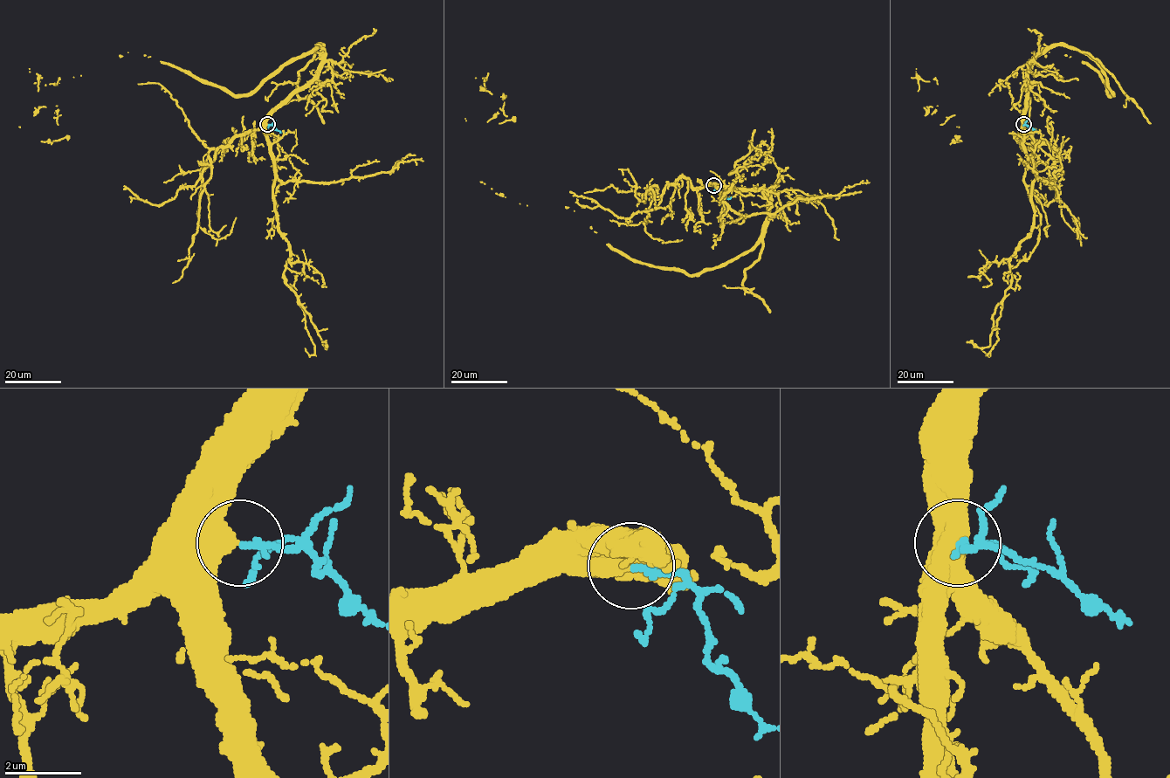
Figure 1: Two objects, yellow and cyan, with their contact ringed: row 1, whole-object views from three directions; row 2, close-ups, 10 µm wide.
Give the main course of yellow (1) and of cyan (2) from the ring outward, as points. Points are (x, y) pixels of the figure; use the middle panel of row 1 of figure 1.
1: (713, 185), (768, 195), (750, 250), (691, 275), (634, 261), (568, 207), (519, 203), (482, 182), (484, 79)
2: (713, 185), (723, 196), (731, 196)

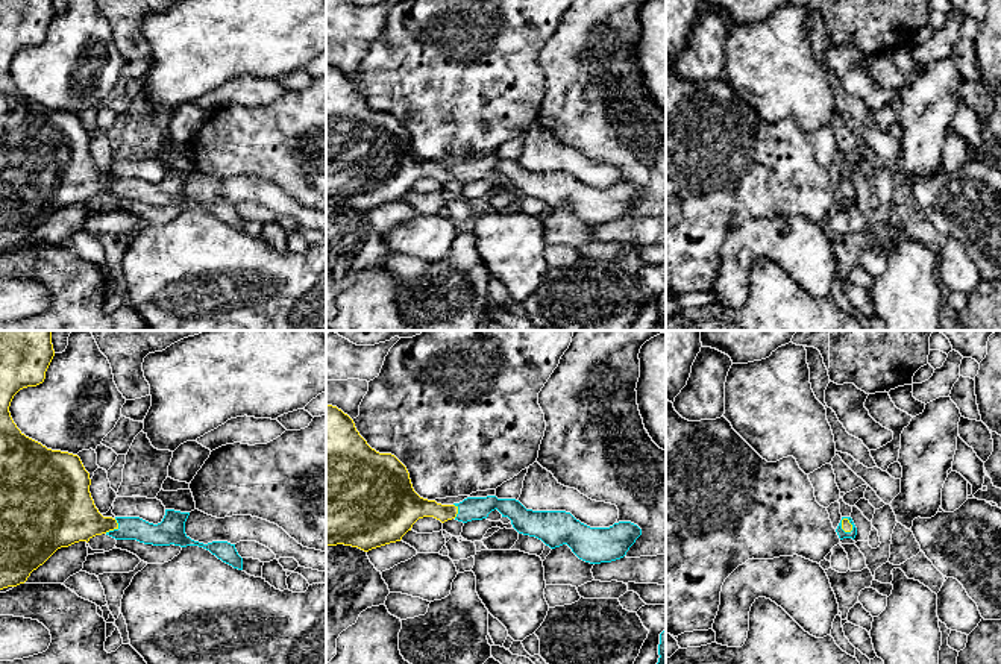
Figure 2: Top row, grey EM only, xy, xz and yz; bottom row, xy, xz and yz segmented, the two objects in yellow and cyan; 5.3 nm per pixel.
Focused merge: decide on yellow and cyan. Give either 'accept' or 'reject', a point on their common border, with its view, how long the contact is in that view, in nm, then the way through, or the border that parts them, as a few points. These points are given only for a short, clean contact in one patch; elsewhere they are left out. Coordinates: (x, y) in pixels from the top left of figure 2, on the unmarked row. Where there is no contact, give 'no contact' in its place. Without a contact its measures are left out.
accept; meets yellow in xy at (114, 188); contact 100 nm long; runs through xy (69, 176), (114, 188), (129, 188)

